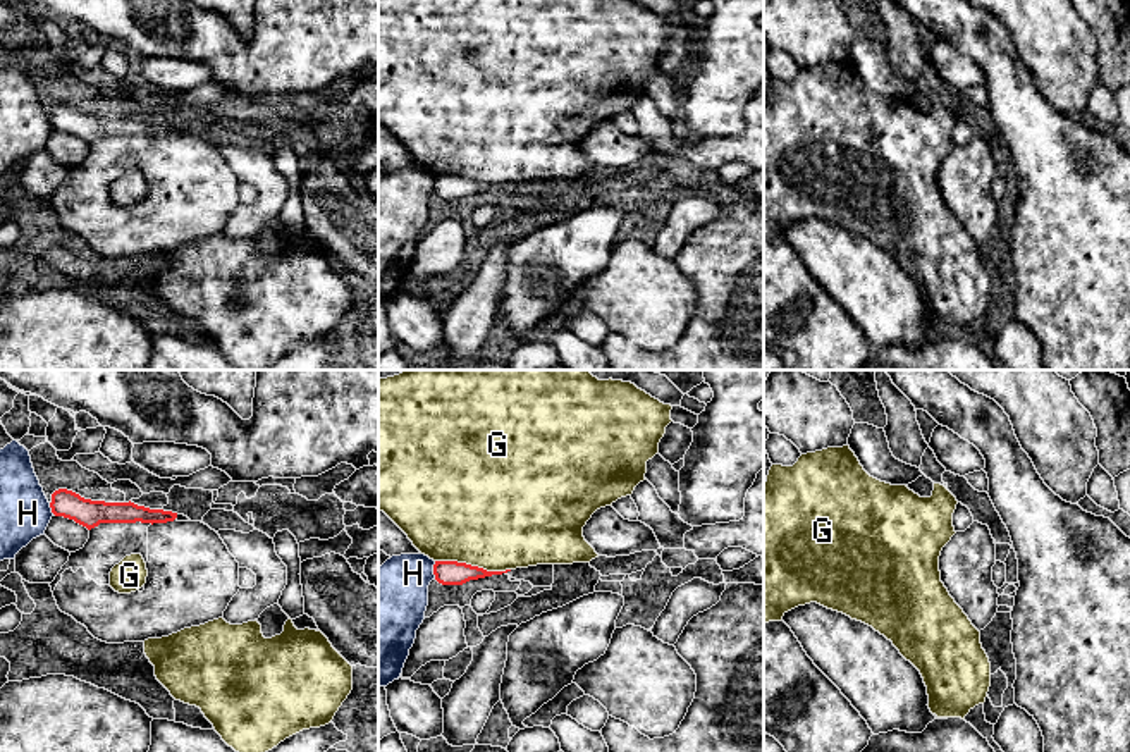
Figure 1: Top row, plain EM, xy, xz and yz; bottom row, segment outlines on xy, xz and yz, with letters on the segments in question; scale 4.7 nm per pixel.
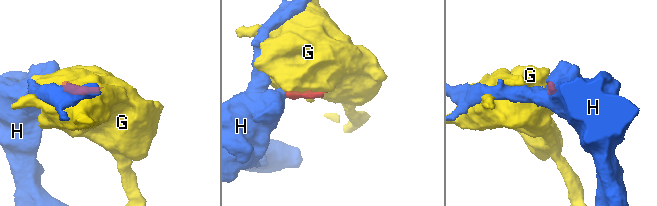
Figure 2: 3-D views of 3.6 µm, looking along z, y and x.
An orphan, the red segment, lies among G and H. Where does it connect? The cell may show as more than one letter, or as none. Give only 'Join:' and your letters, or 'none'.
Join: none

